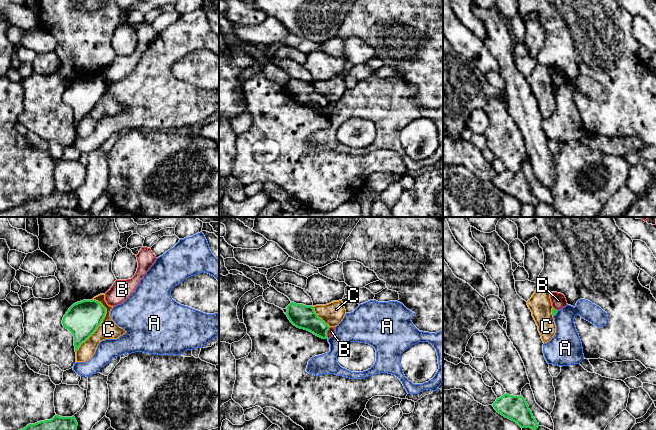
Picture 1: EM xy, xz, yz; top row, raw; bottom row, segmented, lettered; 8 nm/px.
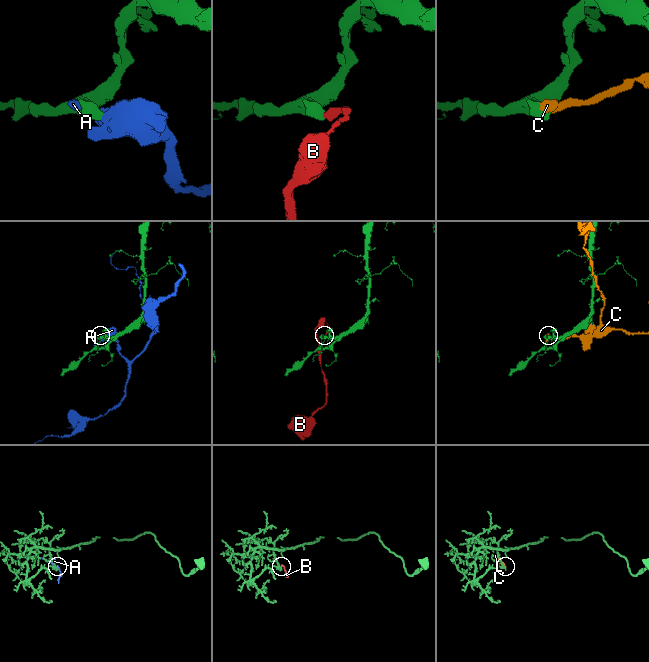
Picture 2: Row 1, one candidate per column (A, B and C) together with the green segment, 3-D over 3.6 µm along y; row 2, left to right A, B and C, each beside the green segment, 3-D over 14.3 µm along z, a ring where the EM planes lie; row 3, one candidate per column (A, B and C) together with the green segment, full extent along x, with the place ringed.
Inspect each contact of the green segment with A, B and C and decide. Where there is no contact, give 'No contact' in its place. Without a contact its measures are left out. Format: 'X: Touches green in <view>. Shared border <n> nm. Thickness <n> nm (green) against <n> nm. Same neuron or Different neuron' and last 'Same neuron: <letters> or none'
A: Touches green in yz. Shared border 70 nm. Thickness 50 nm (green) against 220 nm. Different neuron
B: Touches green in xz. Shared border 90 nm. Thickness 190 nm (green) against 60 nm. Different neuron
C: Touches green in xy. Shared border 460 nm. Thickness 280 nm (green) against 160 nm. Different neuron
Same neuron: none

